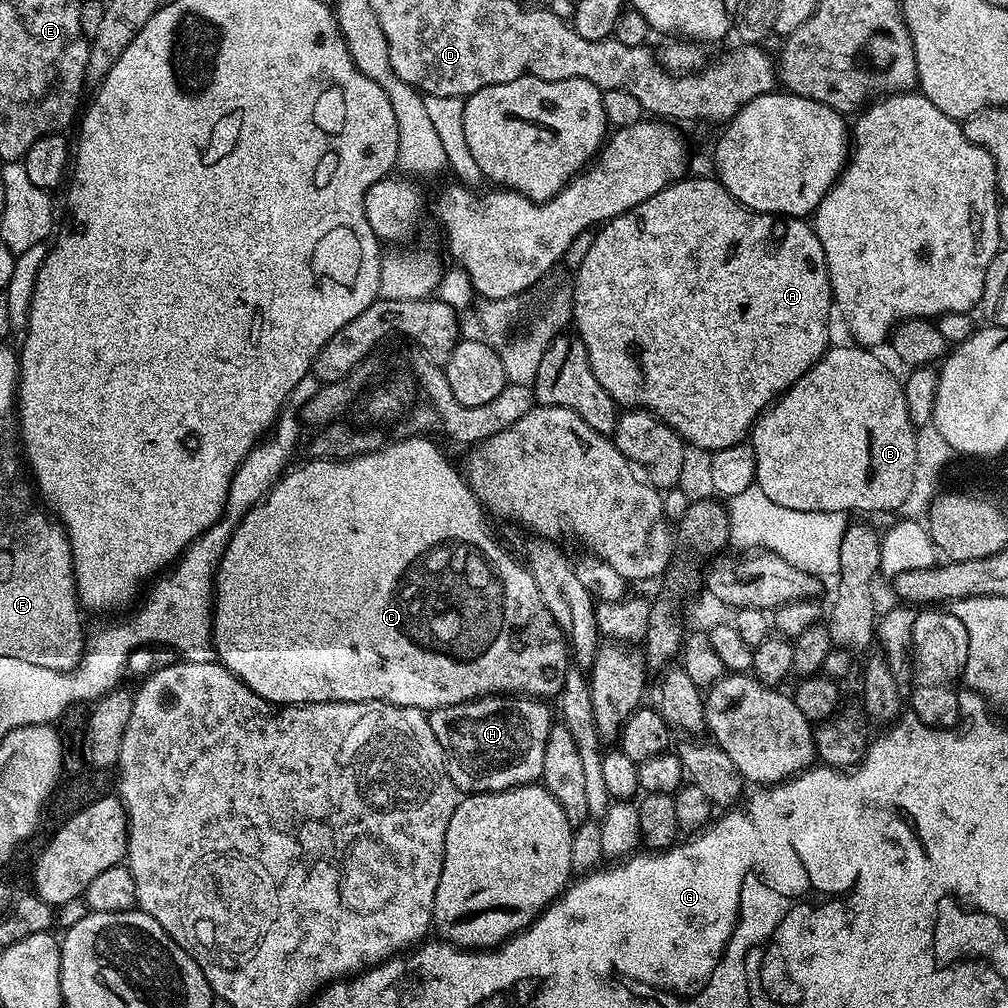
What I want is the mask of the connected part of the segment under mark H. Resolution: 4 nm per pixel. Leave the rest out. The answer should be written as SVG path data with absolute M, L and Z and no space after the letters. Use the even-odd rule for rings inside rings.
M493 694L427 713L430 730L444 751L448 773L456 776L453 786L457 793L501 792L540 780L546 738L554 723L551 710L544 704L543 699L523 694Z

